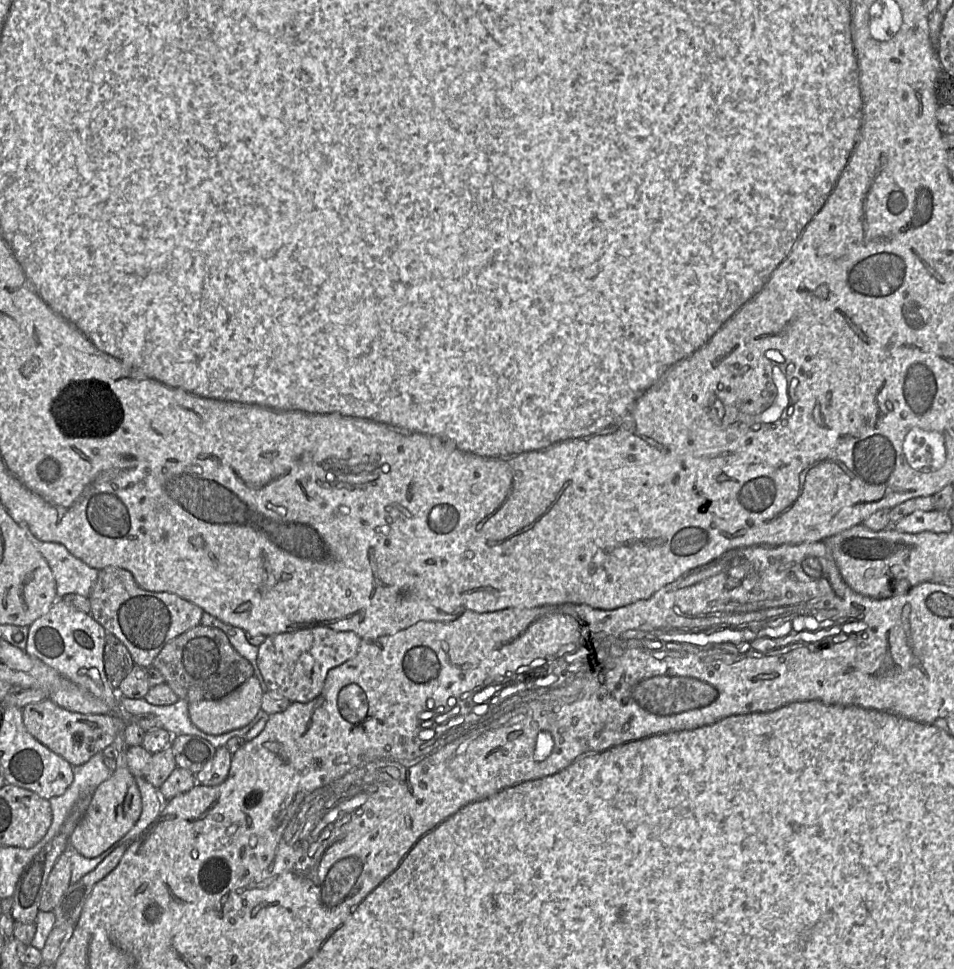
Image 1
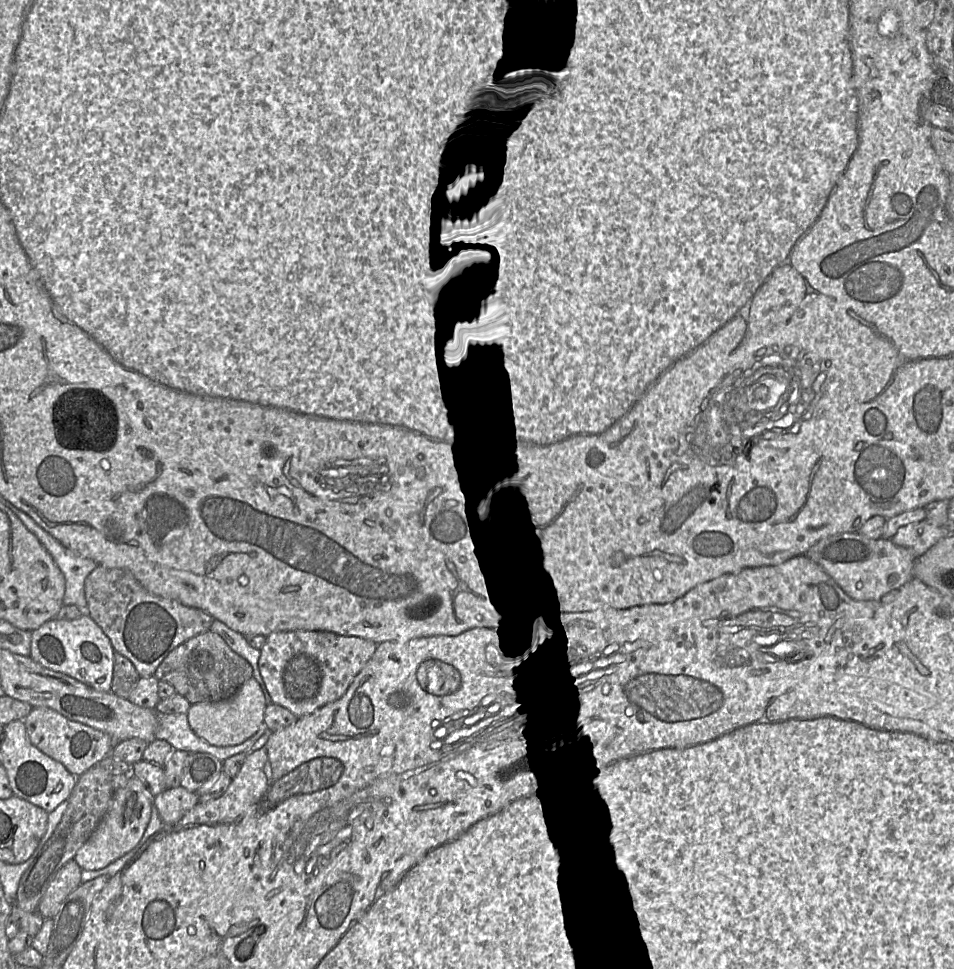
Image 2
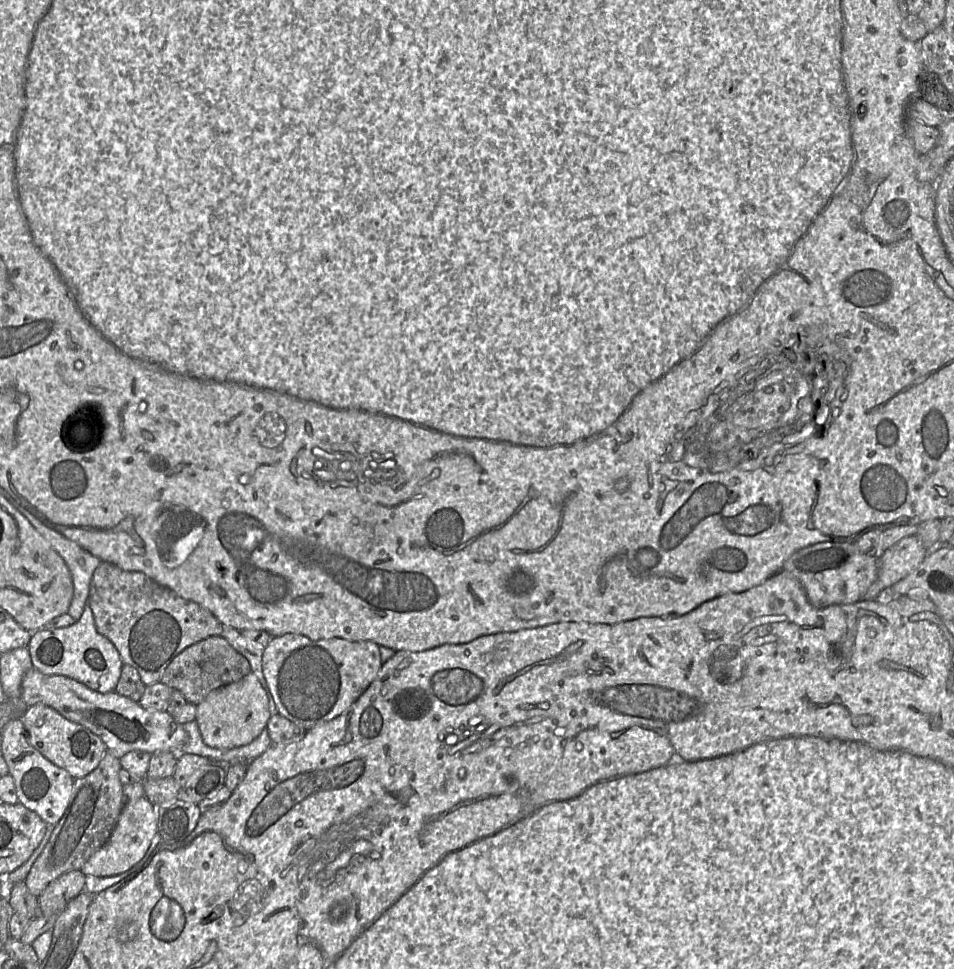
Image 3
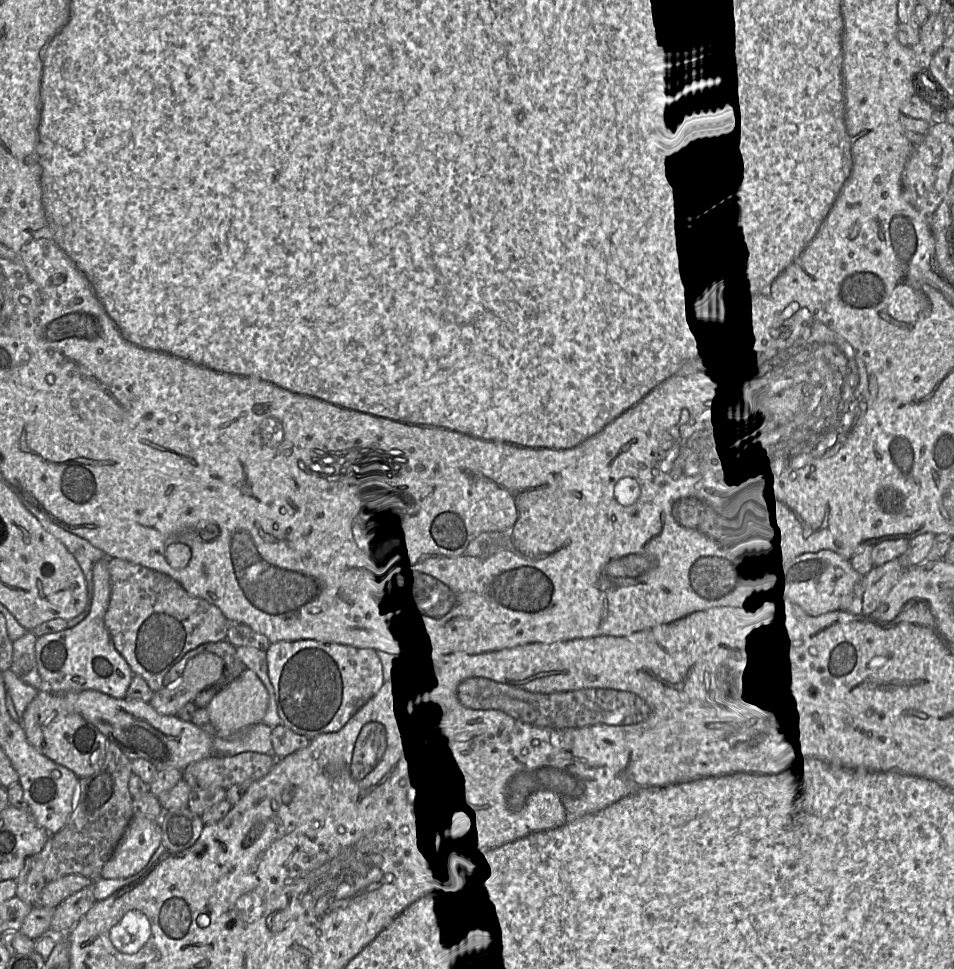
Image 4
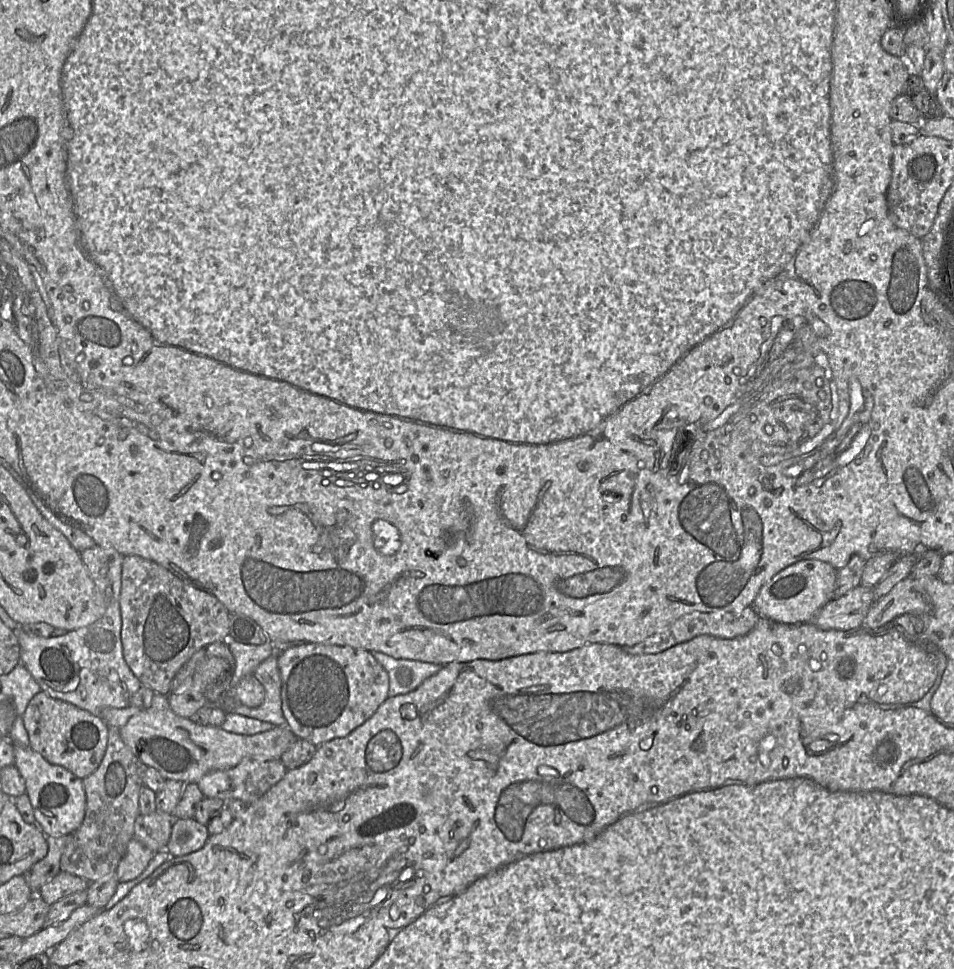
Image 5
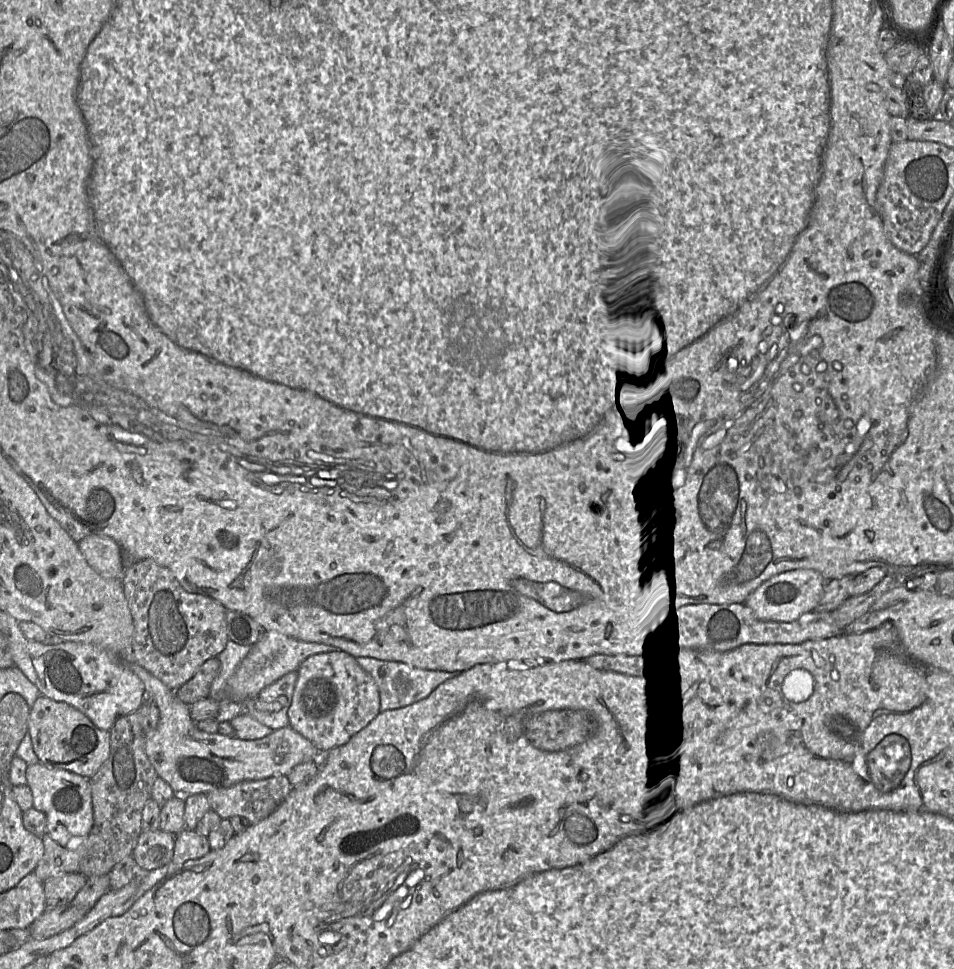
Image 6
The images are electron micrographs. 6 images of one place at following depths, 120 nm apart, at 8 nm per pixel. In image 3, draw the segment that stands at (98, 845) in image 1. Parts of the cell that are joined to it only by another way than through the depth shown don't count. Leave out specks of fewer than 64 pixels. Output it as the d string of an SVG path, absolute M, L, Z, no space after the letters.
M146 796L126 800L110 838L87 860L81 871L85 875L113 876L126 872L141 861L158 833L156 808Z

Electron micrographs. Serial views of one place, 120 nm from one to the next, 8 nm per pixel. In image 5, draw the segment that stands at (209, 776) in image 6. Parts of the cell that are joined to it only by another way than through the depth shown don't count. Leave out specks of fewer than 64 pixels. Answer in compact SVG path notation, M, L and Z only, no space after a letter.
M155 693L152 705L147 709L129 705L125 708L103 708L98 713L107 726L118 728L123 742L142 763L156 769L165 779L185 784L197 783L211 771L226 770L243 761L280 760L282 754L298 739L287 726L248 736L229 733L220 727L198 725L189 718L175 714L167 697Z

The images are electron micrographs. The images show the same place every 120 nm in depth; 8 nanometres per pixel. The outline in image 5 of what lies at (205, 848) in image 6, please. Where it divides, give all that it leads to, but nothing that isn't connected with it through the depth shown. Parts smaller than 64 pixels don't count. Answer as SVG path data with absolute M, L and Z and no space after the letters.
M173 819L165 851L171 856L183 856L203 848L209 837L207 827L195 819Z

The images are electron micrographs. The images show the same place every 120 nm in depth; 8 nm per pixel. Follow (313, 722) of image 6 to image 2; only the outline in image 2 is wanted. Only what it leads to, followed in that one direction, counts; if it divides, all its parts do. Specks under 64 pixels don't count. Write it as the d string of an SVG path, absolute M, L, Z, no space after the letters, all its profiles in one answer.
M327 631L275 632L266 637L260 649L258 667L271 701L300 718L340 699L376 647L376 643L364 638Z

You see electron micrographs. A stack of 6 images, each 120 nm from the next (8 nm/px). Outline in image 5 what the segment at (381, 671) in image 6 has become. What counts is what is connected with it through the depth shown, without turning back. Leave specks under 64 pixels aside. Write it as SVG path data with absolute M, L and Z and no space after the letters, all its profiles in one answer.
M370 652L388 674L388 697L412 692L442 668L440 664L395 659L381 652Z

